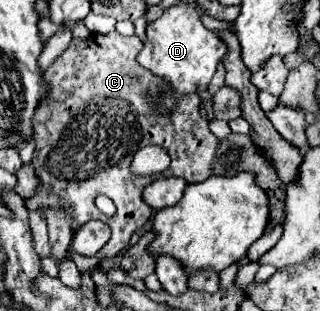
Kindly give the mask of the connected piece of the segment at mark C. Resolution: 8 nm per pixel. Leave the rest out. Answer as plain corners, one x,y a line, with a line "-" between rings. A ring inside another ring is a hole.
118,31
108,35
92,33
88,39
72,41
60,59
44,73
44,81
50,85
52,93
36,107
32,117
36,141
32,165
38,187
36,193
24,201
26,209
38,213
42,213
44,207
68,209
72,217
72,237
76,229
90,219
102,219
112,229
110,243
94,257
68,251
80,271
90,271
102,259
118,255
128,245
132,233
152,215
152,209
142,201
142,189
150,181
130,179
130,159
140,147
166,147
172,165
164,175
182,177
188,183
202,183
210,177
212,153
216,151
218,139
210,133
208,121
200,117
200,97
188,95
178,101
176,97
174,101
164,101
166,105
172,105
172,115
156,115
146,103
148,87
136,87
136,77
140,83
152,77
152,73
136,61
140,49
142,41
136,35
124,37
-
98,193
104,193
114,201
116,213
112,217
98,213
94,205

